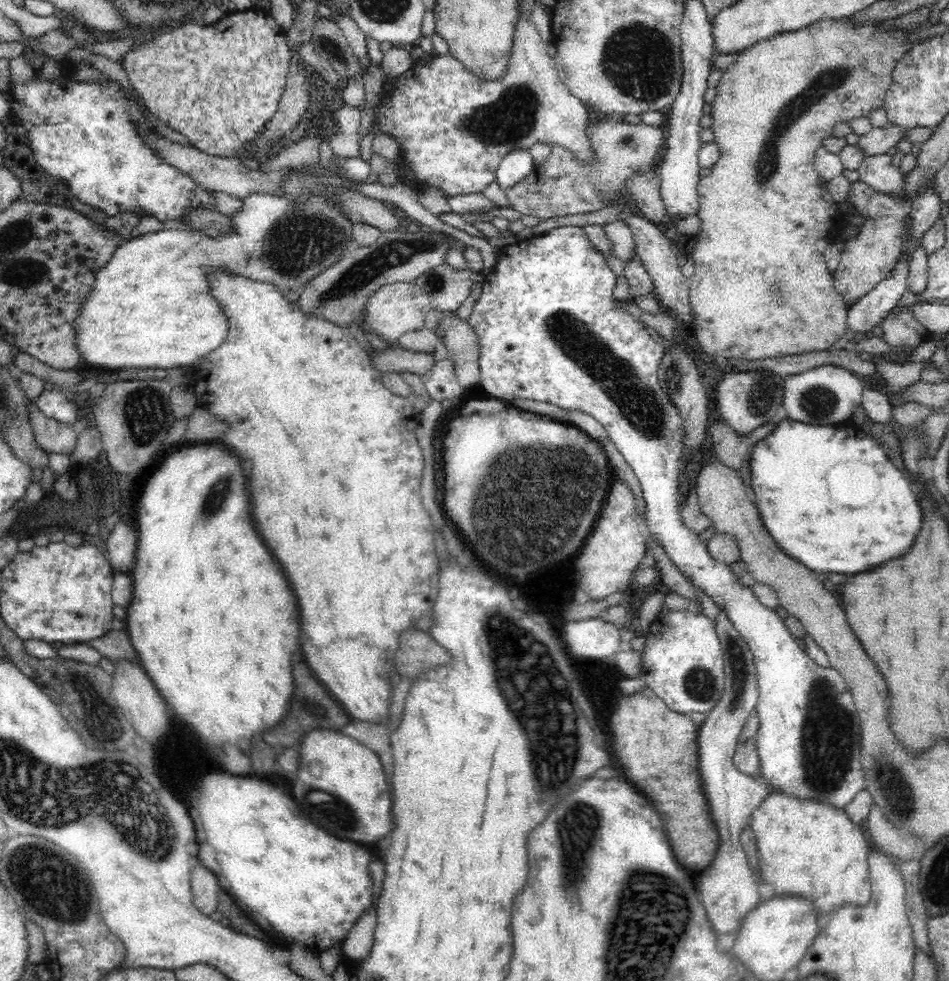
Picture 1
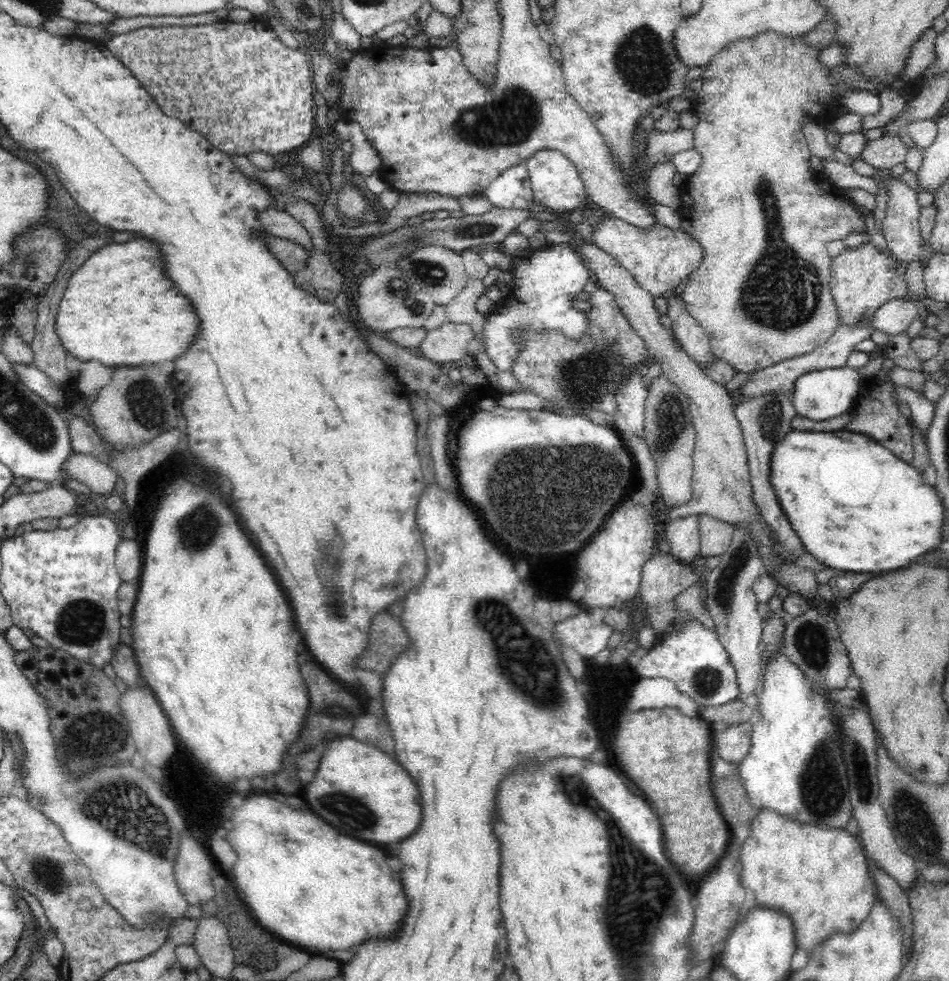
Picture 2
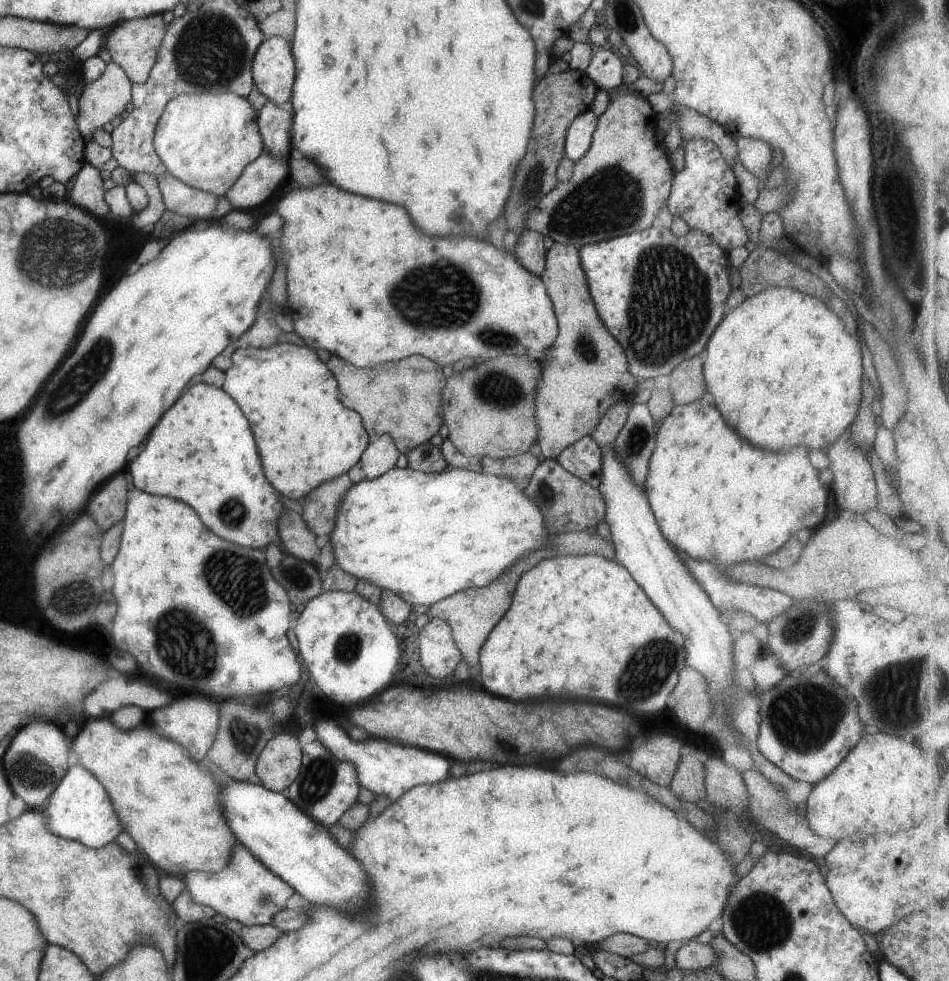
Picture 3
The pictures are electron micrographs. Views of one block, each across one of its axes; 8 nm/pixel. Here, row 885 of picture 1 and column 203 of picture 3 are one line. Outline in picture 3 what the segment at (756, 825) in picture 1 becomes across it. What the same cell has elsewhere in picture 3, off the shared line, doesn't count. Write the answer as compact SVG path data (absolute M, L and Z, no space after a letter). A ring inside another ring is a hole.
M89 720L80 722L76 736L69 741L69 747L77 757L77 765L83 766L101 783L105 794L110 796L111 806L127 832L147 860L169 874L183 876L189 871L217 872L227 866L231 848L237 843L229 830L219 804L220 781L209 772L199 770L196 761L186 757L182 745L172 739L163 738L153 726L139 723L131 730L119 730L111 720Z

